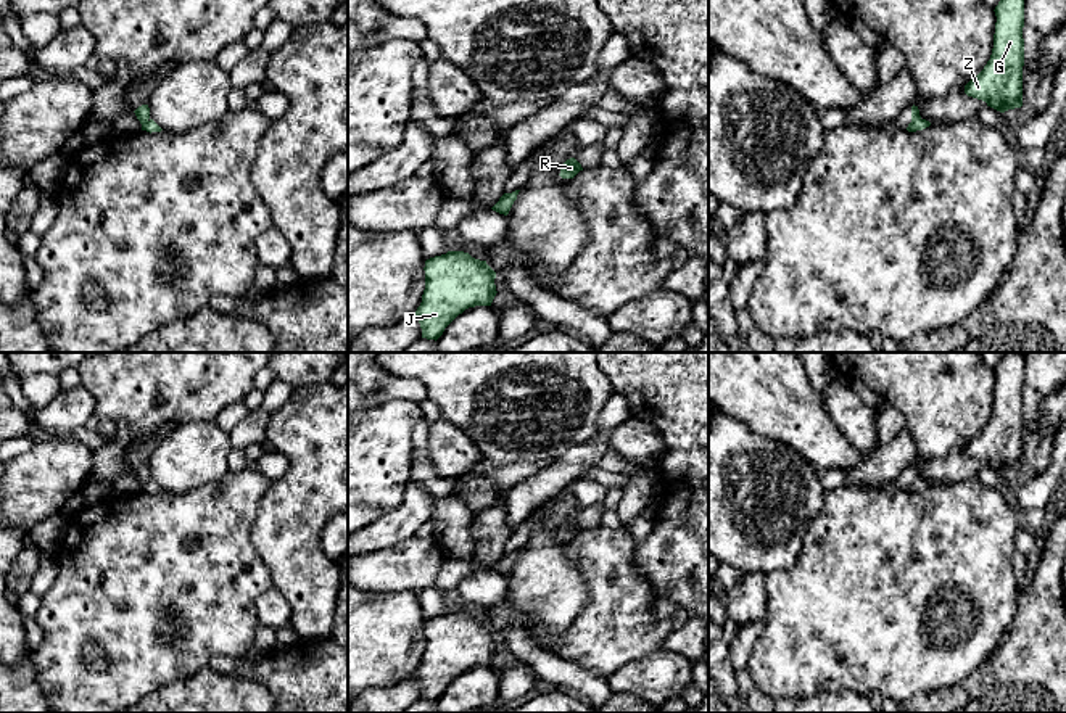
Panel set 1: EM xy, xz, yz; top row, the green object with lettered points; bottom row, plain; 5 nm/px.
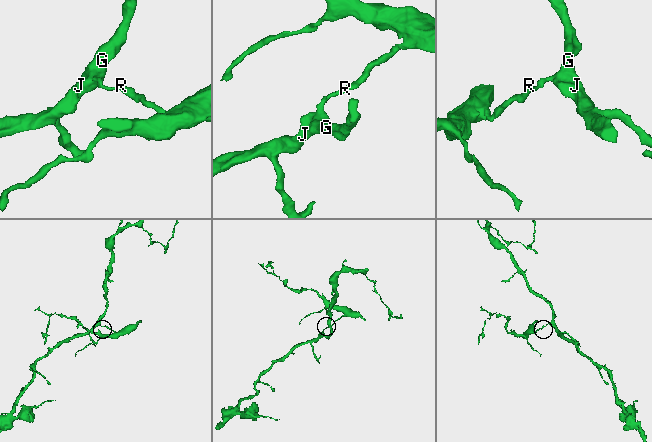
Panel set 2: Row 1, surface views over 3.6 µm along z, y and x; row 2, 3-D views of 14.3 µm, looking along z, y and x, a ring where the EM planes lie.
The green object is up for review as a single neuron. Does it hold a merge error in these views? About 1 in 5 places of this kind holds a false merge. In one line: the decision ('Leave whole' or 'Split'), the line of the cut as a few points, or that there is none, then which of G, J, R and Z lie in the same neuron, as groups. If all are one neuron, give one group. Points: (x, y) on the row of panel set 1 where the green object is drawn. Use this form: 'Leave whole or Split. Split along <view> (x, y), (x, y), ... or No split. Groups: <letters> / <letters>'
Leave whole. No split. Groups: G J R Z

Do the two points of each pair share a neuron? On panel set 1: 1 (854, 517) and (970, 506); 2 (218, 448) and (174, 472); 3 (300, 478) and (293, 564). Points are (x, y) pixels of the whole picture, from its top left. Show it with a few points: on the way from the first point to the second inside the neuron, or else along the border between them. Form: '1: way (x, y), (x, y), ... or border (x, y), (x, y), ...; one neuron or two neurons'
1: way (883, 517), (941, 517); one neuron
2: way (206, 448), (202, 448), (185, 461); one neuron
3: way (300, 499), (293, 511), (293, 543); one neuron

